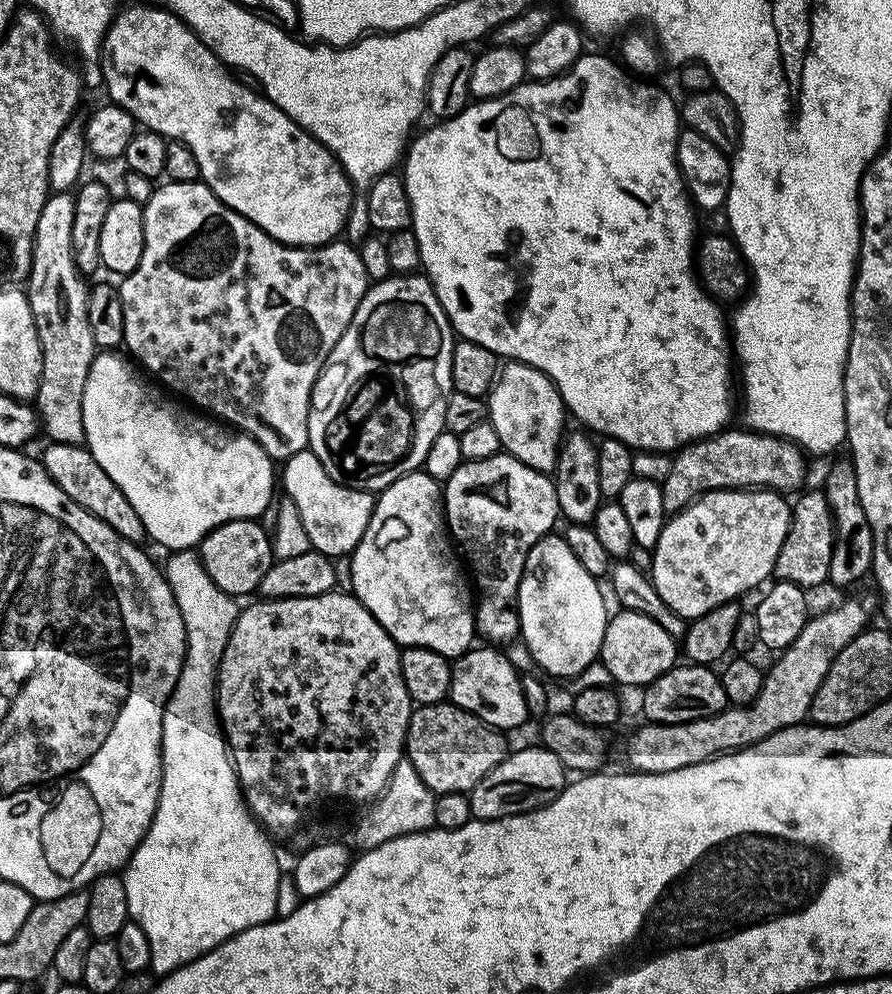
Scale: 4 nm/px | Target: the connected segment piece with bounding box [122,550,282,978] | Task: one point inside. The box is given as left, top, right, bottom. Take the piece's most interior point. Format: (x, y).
(205, 870)

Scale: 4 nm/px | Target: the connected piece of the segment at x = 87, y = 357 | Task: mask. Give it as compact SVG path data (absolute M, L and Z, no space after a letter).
M71 191L66 192L52 192L49 195L48 200L42 206L42 214L38 214L38 226L36 227L36 233L34 234L34 238L32 239L32 269L30 270L30 274L28 275L28 279L26 281L26 291L28 294L28 301L30 302L30 310L34 314L34 326L38 330L38 342L42 346L42 378L40 379L40 385L38 386L38 390L36 391L34 397L34 407L37 412L40 413L40 423L42 425L43 435L48 435L47 438L51 443L54 444L84 444L84 427L82 426L82 390L86 386L86 374L90 374L90 366L92 365L92 359L96 357L96 353L98 351L96 347L96 343L94 342L94 334L90 334L90 318L86 318L86 306L88 305L88 289L89 285L87 283L84 284L85 277L78 270L78 266L76 265L76 259L74 258L74 254L72 253L72 239L70 238L70 230L74 226L74 195Z

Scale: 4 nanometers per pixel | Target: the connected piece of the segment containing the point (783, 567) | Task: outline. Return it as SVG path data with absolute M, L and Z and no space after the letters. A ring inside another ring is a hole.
M804 490L795 497L791 505L792 518L788 521L788 533L782 542L782 550L778 550L778 558L774 569L776 580L785 580L791 584L796 584L799 588L811 590L821 583L822 585L828 579L830 570L830 558L832 557L832 547L836 541L836 529L832 527L832 511L828 505L828 499L824 497L823 491L808 492Z

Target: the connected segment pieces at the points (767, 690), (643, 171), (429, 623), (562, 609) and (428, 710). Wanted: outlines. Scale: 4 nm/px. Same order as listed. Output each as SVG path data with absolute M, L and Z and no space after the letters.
M844 600L841 604L836 604L833 608L828 608L825 612L813 615L802 626L802 634L794 638L794 642L788 648L779 653L780 656L769 667L764 674L762 690L758 698L754 698L752 704L743 706L729 706L724 711L698 718L694 722L682 722L681 724L653 724L651 722L641 723L641 728L628 740L628 745L624 748L624 756L628 759L627 767L637 772L669 772L670 770L682 770L682 766L694 766L707 760L713 760L716 756L723 756L736 751L737 748L748 748L751 744L756 744L759 740L766 739L770 734L774 734L783 728L795 728L811 713L812 699L822 686L822 678L830 670L834 658L844 647L849 644L855 636L865 631L869 627L872 616L872 604L868 600Z
M581 54L572 63L571 68L561 76L556 76L552 80L525 82L498 98L477 100L469 103L468 107L463 108L454 118L433 123L433 128L426 129L420 137L417 135L409 143L406 155L402 160L402 175L406 186L406 194L410 198L410 210L412 211L410 231L418 238L418 250L420 251L420 262L423 265L423 275L427 276L428 281L434 286L438 302L442 306L442 310L448 315L448 321L452 324L453 333L459 339L469 340L478 346L486 346L486 350L490 350L498 358L517 364L528 364L530 367L538 369L542 374L546 374L556 384L560 397L564 399L565 409L571 415L573 412L585 424L583 427L589 433L597 434L596 432L601 432L599 434L601 437L611 438L627 444L633 450L672 454L683 448L685 444L693 444L696 440L704 440L707 436L712 436L716 432L723 432L725 428L729 427L731 420L728 419L732 416L732 380L734 384L734 353L730 343L730 324L726 319L726 312L724 316L723 310L720 309L723 307L700 287L694 271L694 253L698 243L698 231L696 232L697 213L694 211L694 205L689 197L688 189L684 186L684 179L676 161L676 143L682 131L682 121L677 101L672 101L670 93L663 92L658 85L652 84L656 82L637 78L633 73L621 67L615 59L612 61L608 56L588 55Z
M408 472L379 493L366 533L350 554L351 591L399 647L434 650L449 660L464 656L473 647L476 639L474 596L462 578L453 549L443 514L442 488L428 472Z
M549 534L542 537L530 550L524 563L524 573L518 586L518 614L520 615L519 639L527 646L533 665L541 673L571 678L578 675L586 666L597 663L602 646L604 631L610 619L610 611L604 605L597 577L586 574L582 562L574 558L570 546L566 546L563 535Z
M451 702L443 704L421 704L412 713L408 719L408 739L406 741L406 758L414 762L414 770L418 770L418 775L422 777L422 782L431 792L463 792L471 793L472 787L494 766L498 766L504 761L504 757L510 751L510 745L504 741L505 733L503 731L491 728L484 724L477 716L462 710L459 706Z

